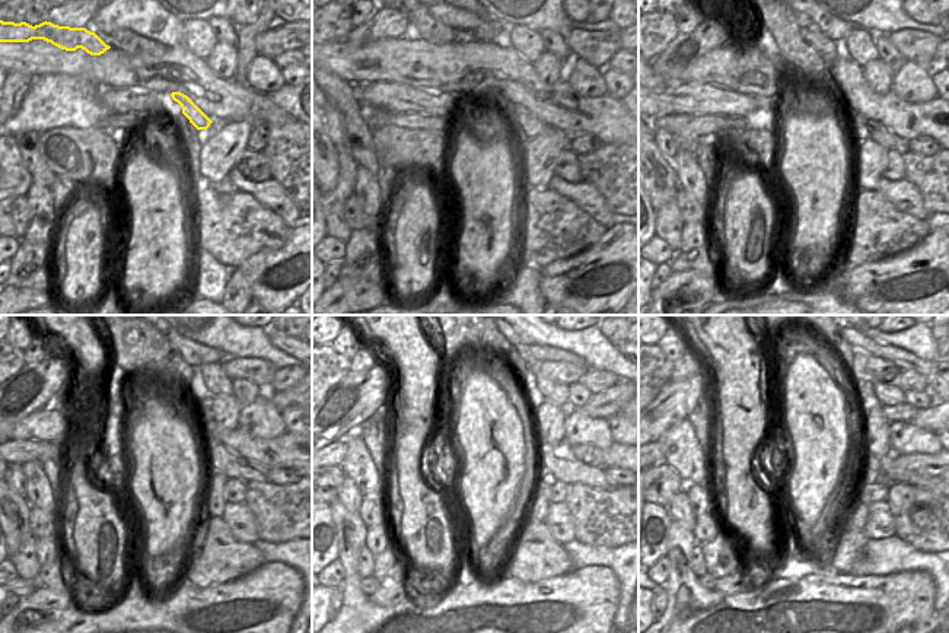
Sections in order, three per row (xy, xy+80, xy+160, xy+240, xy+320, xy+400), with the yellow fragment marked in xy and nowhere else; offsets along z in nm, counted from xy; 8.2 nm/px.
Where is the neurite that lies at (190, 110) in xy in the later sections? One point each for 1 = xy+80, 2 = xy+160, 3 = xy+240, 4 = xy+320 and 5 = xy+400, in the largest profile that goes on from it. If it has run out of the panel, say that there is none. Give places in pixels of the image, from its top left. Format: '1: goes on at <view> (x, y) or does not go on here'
1: goes on at xy+80 (531, 126)
2: goes on at xy+160 (862, 127)
3: goes on at xy+240 (222, 458)
4: goes on at xy+320 (559, 461)
5: goes on at xy+400 (935, 484)

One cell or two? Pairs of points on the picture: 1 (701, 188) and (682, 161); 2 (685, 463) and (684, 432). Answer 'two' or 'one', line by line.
1: one
2: one

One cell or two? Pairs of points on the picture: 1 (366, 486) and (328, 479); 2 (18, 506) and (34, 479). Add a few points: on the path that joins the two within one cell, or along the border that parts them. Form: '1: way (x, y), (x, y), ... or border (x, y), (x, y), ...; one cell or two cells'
1: border (340, 467), (346, 476); two cells
2: border (24, 499), (31, 506); two cells

